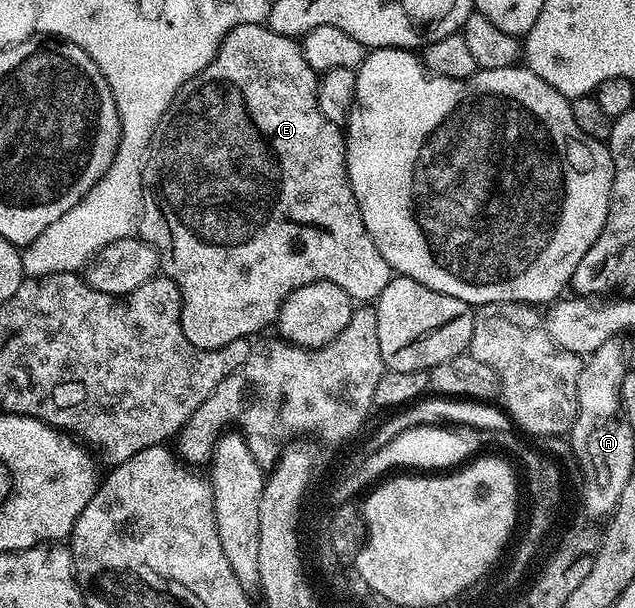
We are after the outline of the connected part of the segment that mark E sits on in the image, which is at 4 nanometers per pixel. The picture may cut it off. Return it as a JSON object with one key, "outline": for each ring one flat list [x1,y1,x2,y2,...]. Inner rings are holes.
{"outline":[[265,23,240,25,221,38,221,46,217,49,216,55,211,59,211,63,207,63,207,67,203,67,203,71,199,71,199,75,187,79,187,83,183,83,183,87,179,87,179,91,175,95,171,107,167,107,163,119,159,119,159,123,155,127,153,138,149,144,149,151,145,158,145,171,141,174,143,200,139,218,139,236,142,241,147,242,152,249,157,251,158,258,160,258,159,265,163,270,164,276,170,277,179,287,179,291,181,292,181,326,183,327,183,335,187,335,187,339,195,347,199,347,200,349,222,349,227,343,231,343,240,337,246,339,252,338,252,333,257,333,260,329,265,329,268,325,272,326,276,322,285,300,295,290,304,285,319,283,320,281,335,283,335,287,343,287,343,291,347,291,347,295,352,297,354,302,373,303,376,302,377,297,383,291,383,287,387,287,387,283,393,280,395,276,393,268,387,263,387,259,383,259,379,247,375,247,375,243,371,239,371,235,361,218,361,208,355,199,353,189,349,186,349,168,345,166,345,139,342,130,338,126,331,124,323,115,323,111,319,111,319,99,317,98,318,80,318,70,309,66,300,44,294,38,279,35]]}

